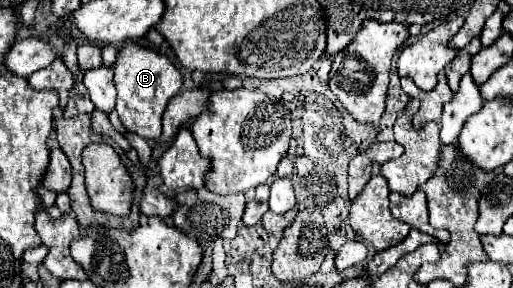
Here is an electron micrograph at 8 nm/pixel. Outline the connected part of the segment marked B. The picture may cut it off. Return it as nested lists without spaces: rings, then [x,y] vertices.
[[[127,42],[117,56],[117,62],[113,66],[115,70],[115,88],[117,88],[117,112],[121,118],[121,124],[139,134],[141,138],[159,138],[161,134],[161,116],[167,106],[167,102],[179,94],[183,86],[183,76],[177,70],[177,66],[165,56],[151,48],[139,46],[135,42]]]

